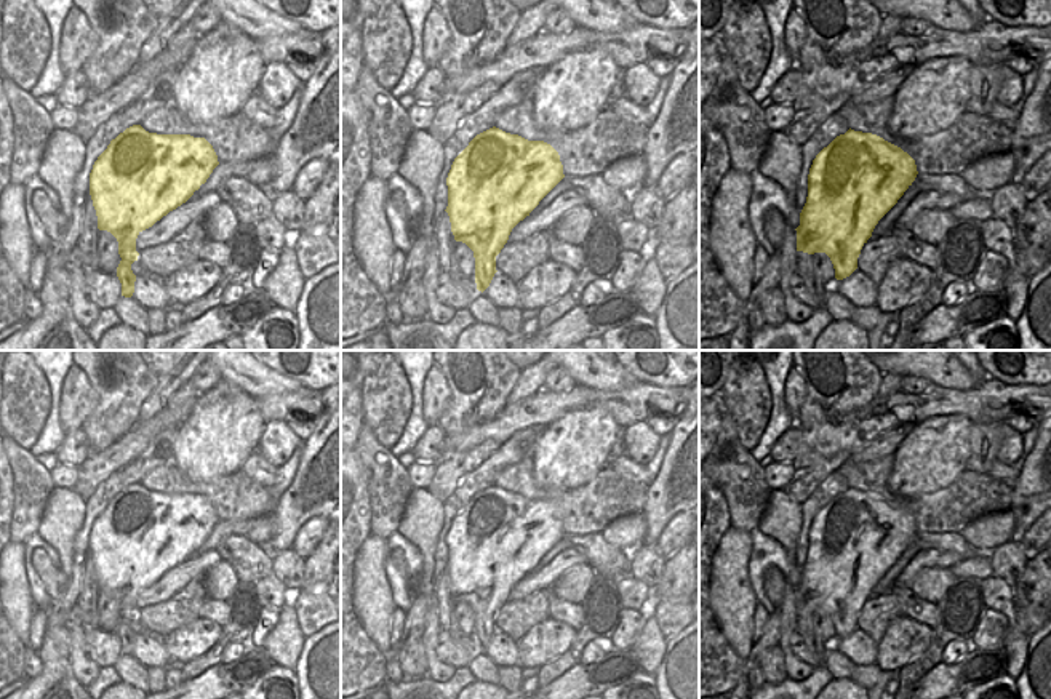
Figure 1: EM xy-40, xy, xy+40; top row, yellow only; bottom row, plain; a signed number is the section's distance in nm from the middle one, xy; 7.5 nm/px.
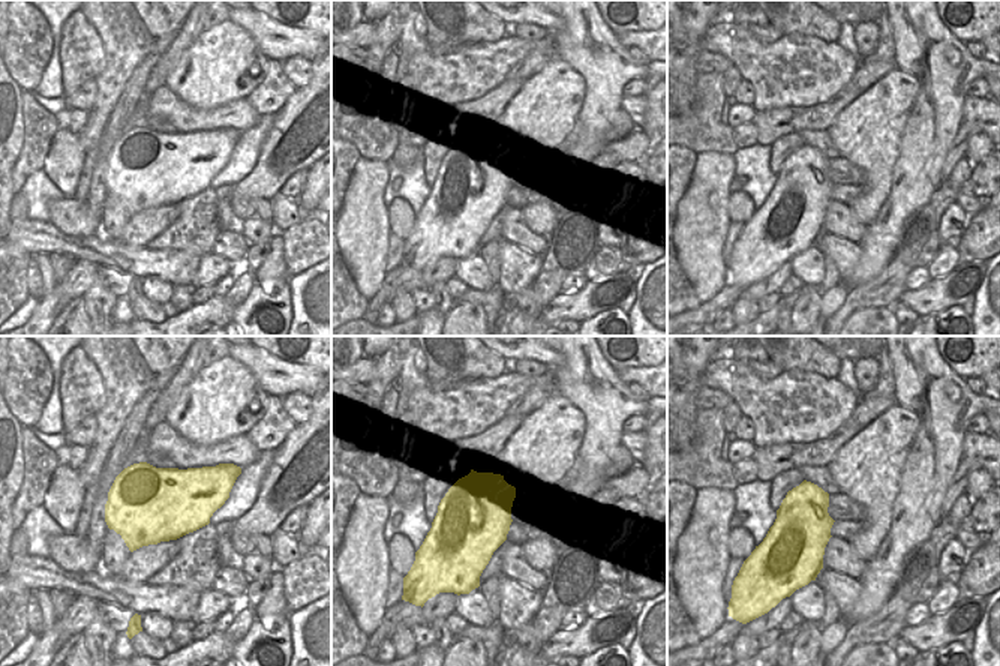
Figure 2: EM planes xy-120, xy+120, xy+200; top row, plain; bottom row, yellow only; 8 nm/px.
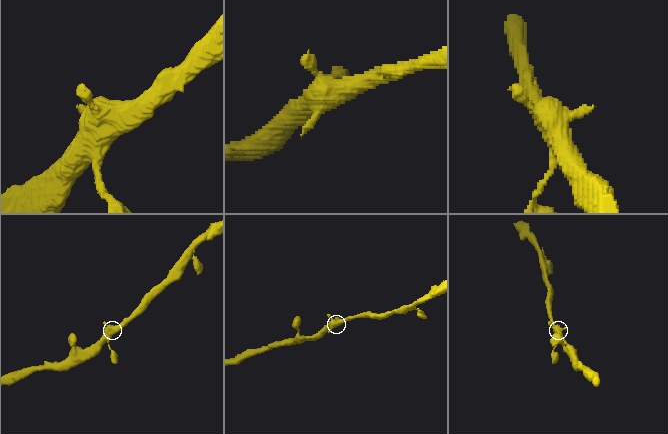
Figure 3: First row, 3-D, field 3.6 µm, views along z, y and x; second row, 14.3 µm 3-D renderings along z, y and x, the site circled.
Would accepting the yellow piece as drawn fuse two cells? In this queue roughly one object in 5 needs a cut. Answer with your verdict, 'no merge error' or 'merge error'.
no merge error

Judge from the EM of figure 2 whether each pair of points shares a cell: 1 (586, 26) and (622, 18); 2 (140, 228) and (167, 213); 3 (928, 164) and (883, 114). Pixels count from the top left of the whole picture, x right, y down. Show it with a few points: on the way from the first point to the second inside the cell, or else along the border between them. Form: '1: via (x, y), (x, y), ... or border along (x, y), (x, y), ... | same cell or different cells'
1: border along (601, 15), (616, 35) | different cells
2: via (146, 225), (161, 218) | same cell
3: border along (915, 101), (909, 111), (901, 149), (892, 168) | different cells

